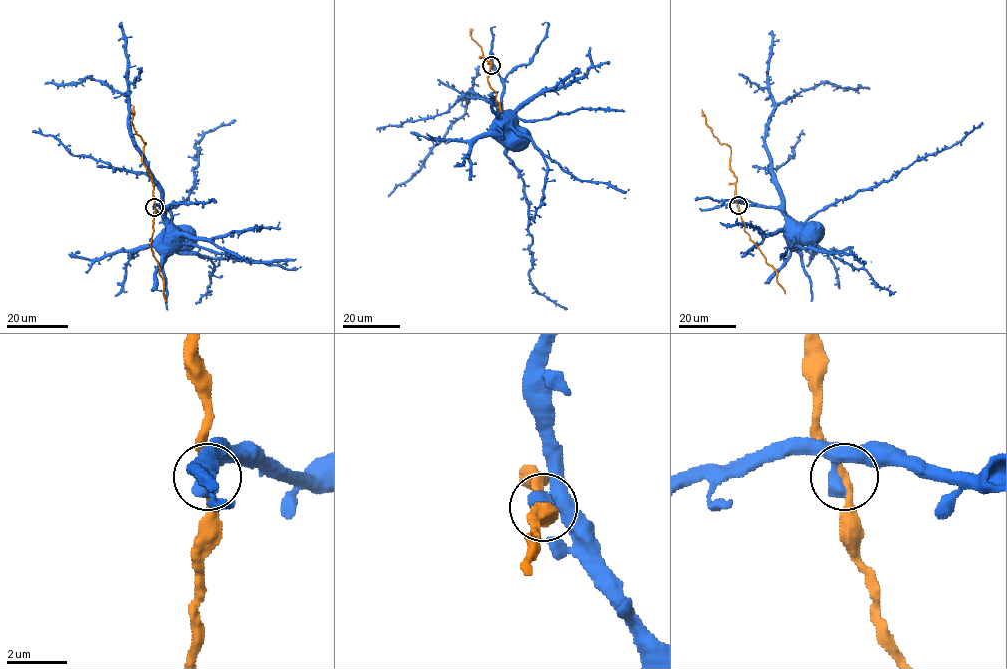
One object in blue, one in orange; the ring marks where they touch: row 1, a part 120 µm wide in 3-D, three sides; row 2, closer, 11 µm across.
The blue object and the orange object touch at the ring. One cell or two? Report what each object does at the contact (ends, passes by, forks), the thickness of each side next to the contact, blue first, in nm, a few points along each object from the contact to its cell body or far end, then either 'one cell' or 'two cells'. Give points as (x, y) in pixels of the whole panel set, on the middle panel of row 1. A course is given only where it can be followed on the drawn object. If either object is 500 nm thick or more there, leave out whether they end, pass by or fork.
550/280 nm | blue via (491, 64), (503, 85), (501, 111), (509, 112) | orange via (491, 65), (480, 57), (481, 48), (471, 38), (471, 28) | one cell

